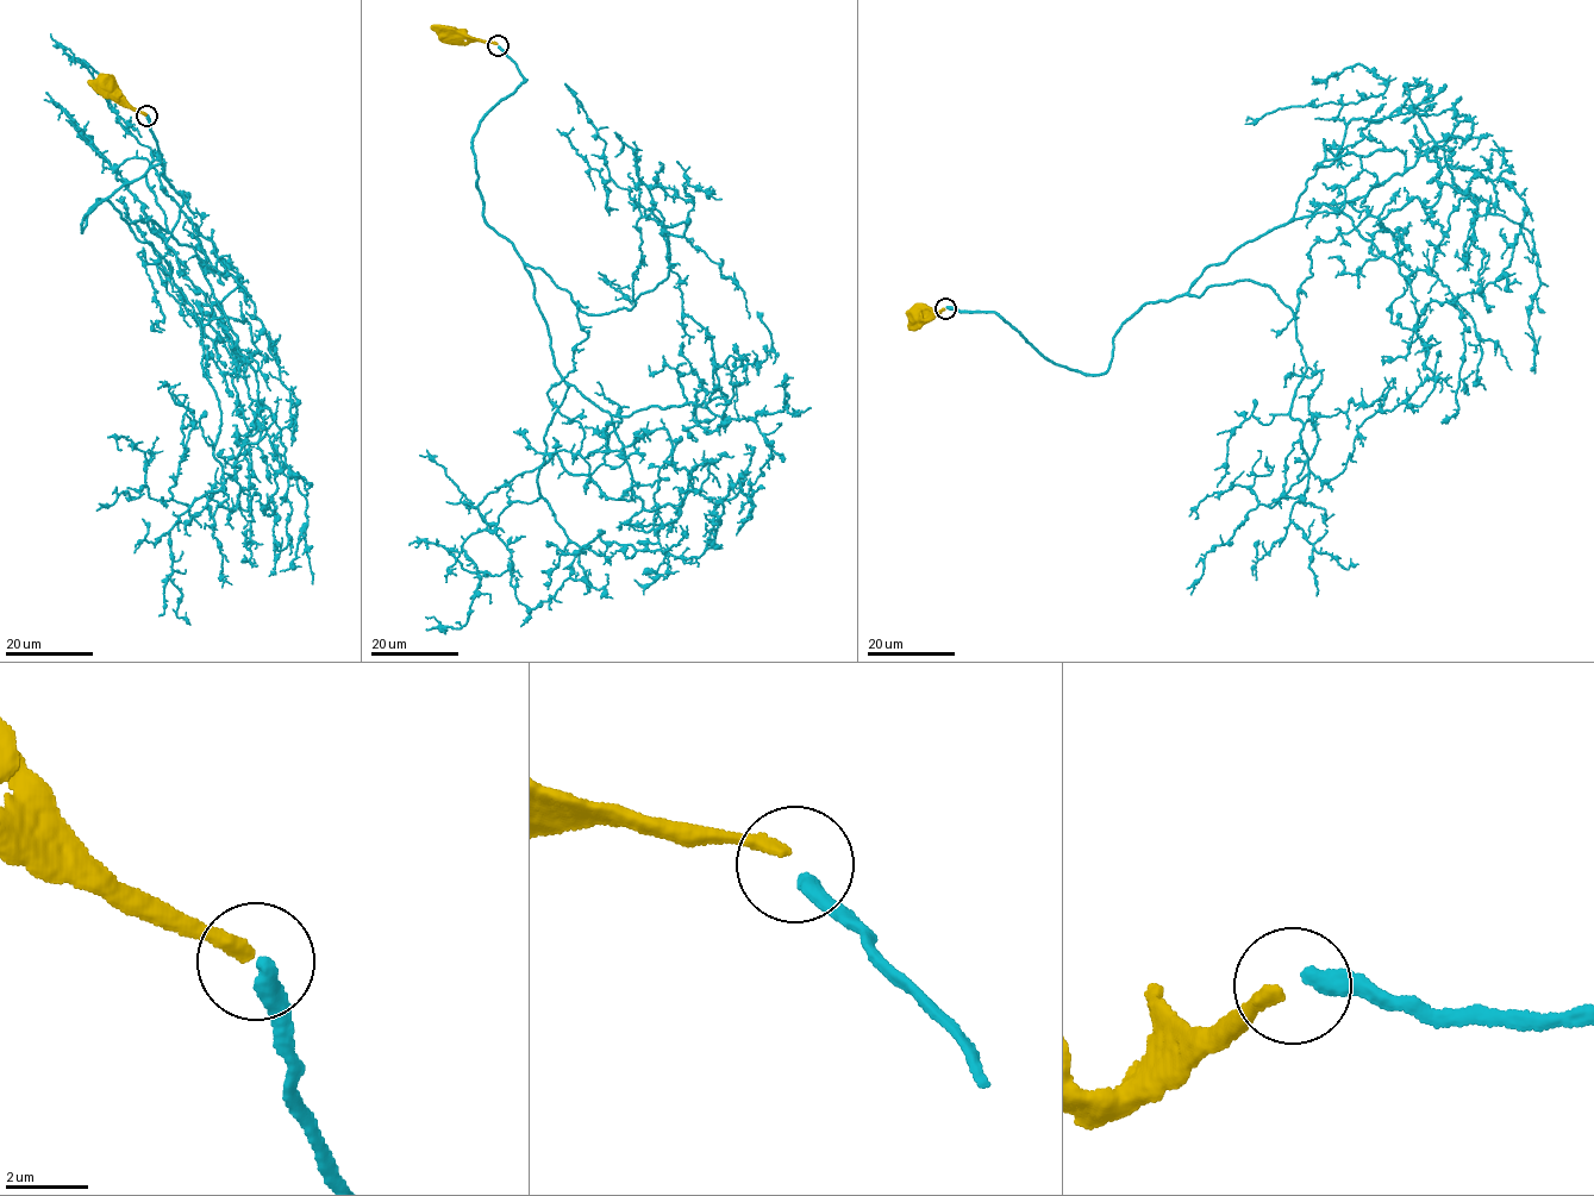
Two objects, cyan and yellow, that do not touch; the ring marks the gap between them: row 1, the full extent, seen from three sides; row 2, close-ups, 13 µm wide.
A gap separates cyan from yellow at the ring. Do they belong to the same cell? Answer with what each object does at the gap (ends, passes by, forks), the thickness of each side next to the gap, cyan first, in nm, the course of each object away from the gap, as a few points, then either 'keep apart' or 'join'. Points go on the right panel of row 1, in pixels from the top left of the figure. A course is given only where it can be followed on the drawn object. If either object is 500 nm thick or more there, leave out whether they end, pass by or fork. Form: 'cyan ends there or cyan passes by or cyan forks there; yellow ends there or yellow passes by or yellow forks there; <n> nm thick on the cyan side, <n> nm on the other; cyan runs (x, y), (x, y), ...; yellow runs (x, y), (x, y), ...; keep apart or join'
cyan ends there; yellow ends there; 420 nm thick on the cyan side, 340 nm on the other; cyan runs (946, 308), (1101, 375), (1141, 306), (1439, 163), (1393, 236), (1317, 242), (1271, 330); yellow runs (944, 308), (931, 320), (916, 315); join

